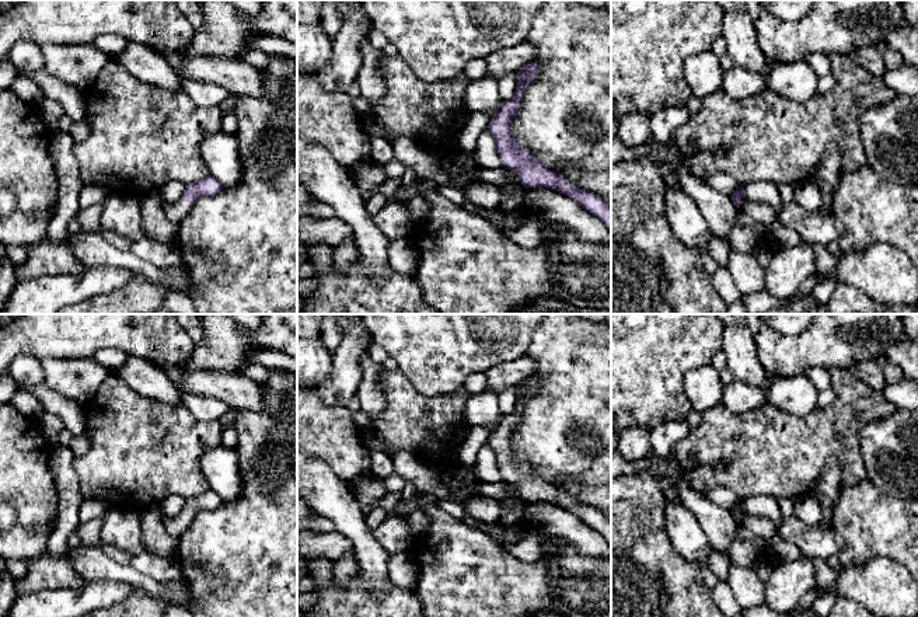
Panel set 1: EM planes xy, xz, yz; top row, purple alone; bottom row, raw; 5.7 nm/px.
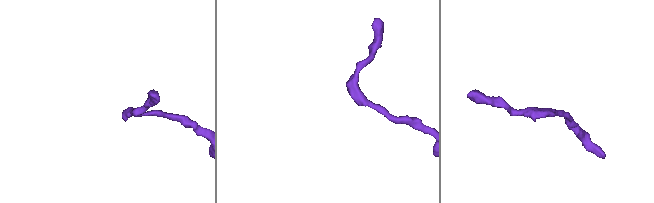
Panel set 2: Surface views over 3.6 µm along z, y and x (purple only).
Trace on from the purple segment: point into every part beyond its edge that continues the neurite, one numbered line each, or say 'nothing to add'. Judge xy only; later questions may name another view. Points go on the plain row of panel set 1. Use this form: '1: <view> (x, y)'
1: xy (175, 526)

